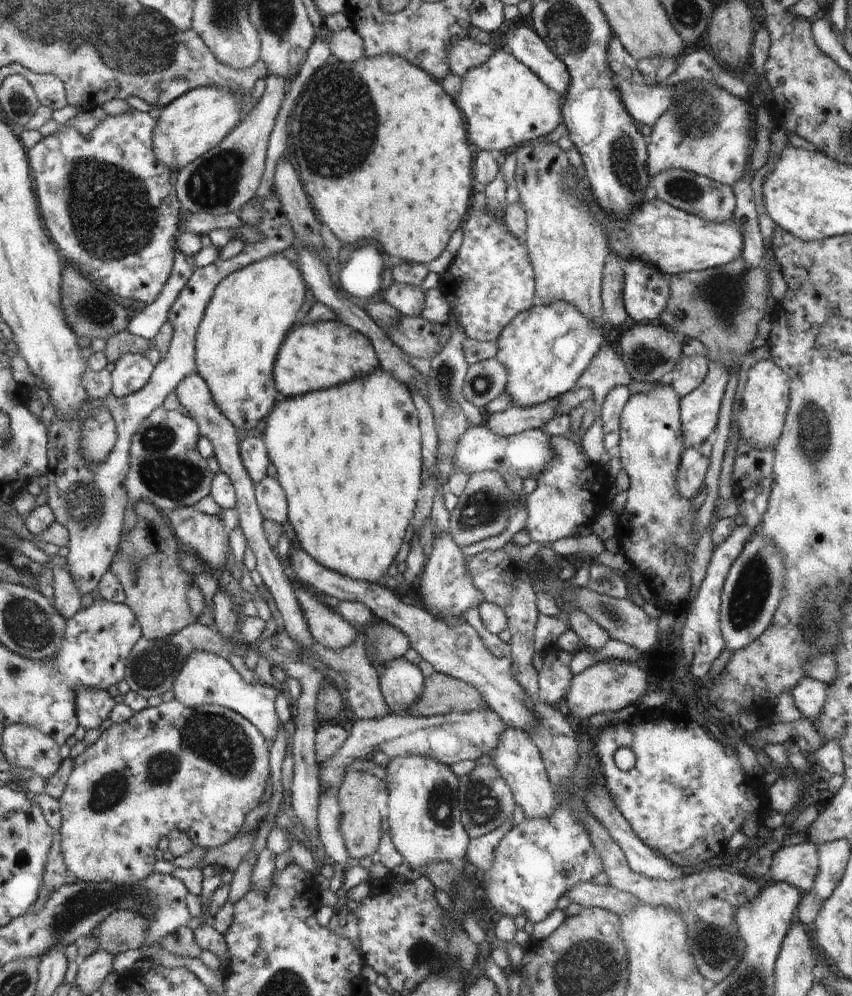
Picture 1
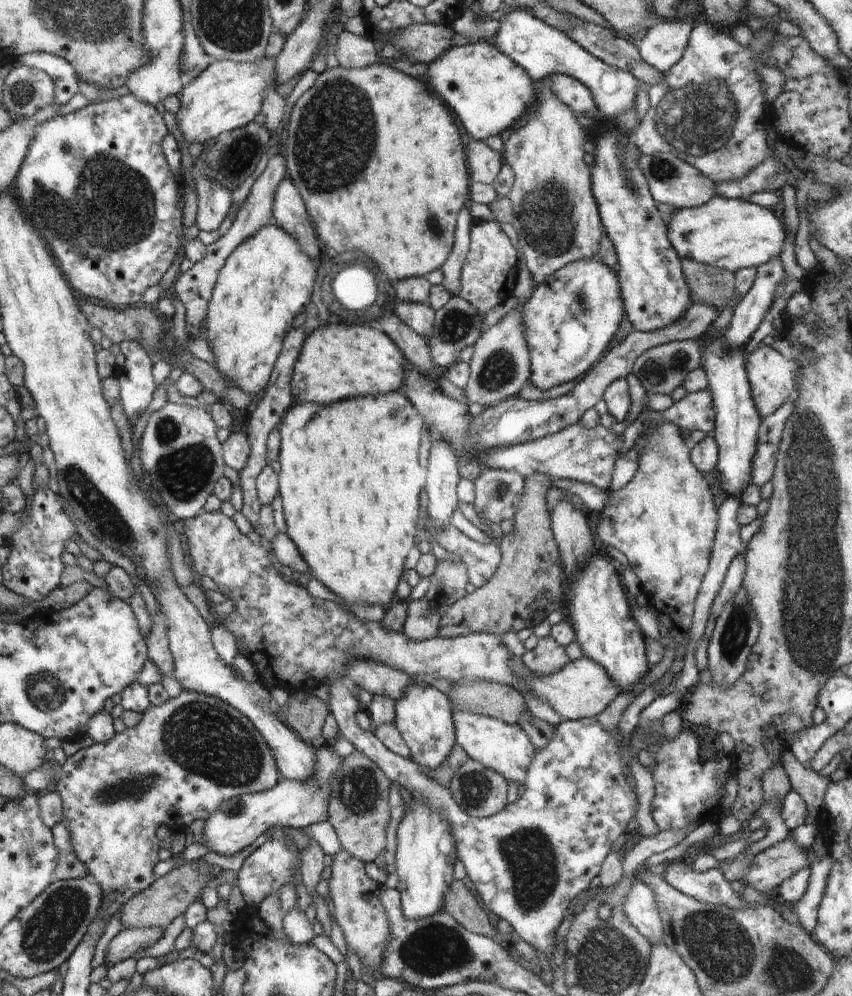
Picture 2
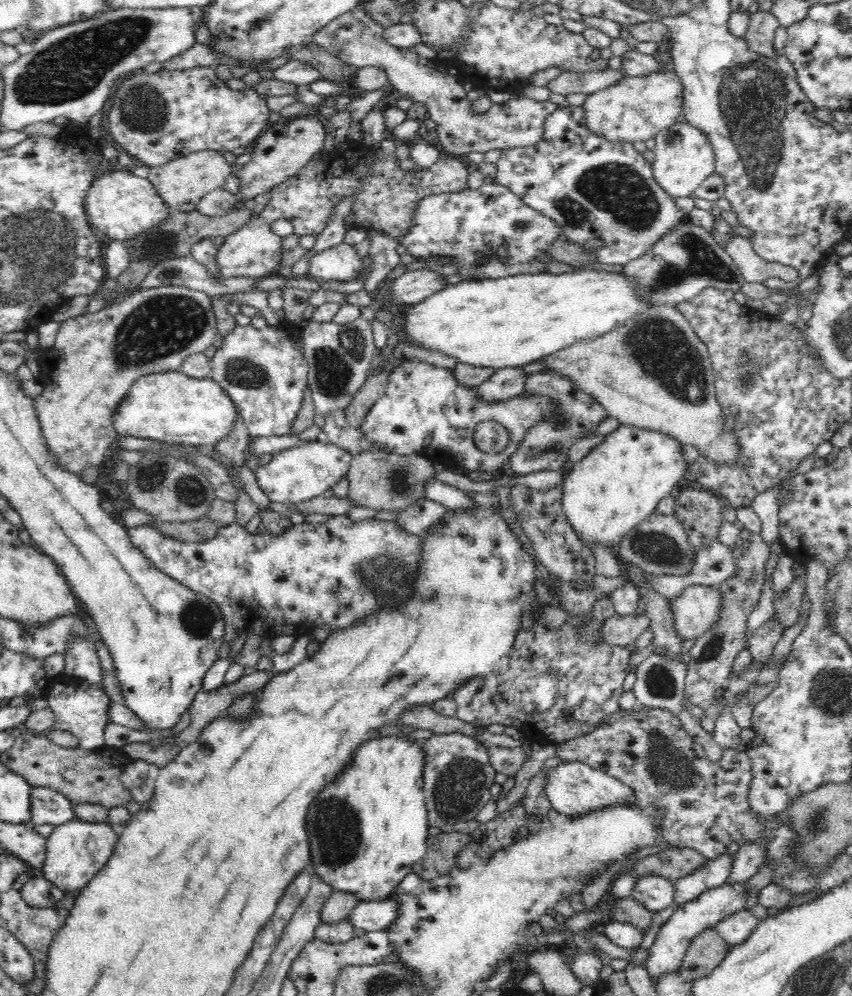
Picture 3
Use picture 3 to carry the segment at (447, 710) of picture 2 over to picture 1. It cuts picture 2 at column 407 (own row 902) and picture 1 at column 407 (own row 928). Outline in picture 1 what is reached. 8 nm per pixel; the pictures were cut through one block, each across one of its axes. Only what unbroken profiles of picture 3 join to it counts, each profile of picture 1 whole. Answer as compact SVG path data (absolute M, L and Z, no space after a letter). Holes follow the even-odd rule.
M405 657L388 661L379 674L379 687L389 712L408 714L409 706L423 694L424 679L418 666Z

